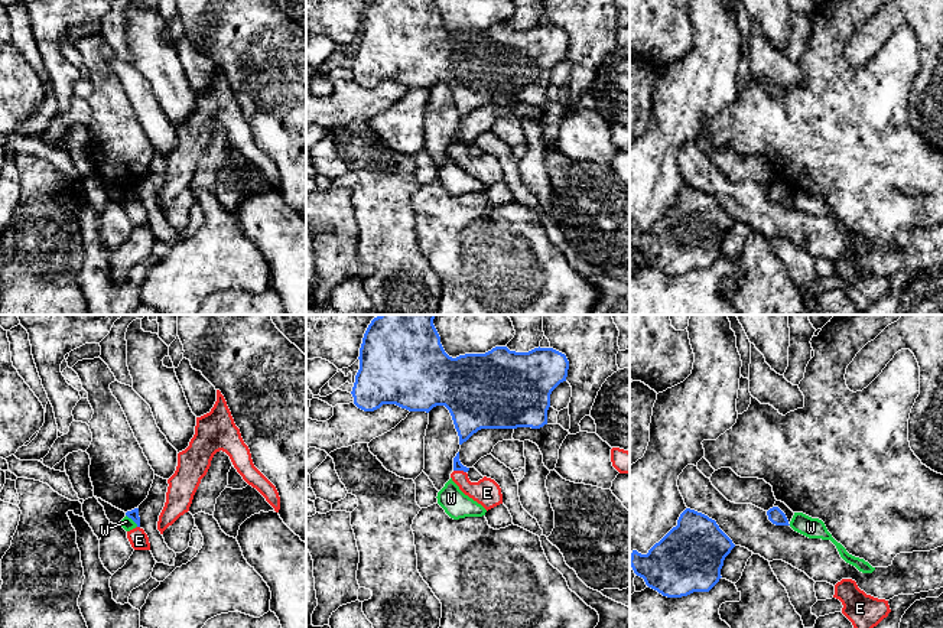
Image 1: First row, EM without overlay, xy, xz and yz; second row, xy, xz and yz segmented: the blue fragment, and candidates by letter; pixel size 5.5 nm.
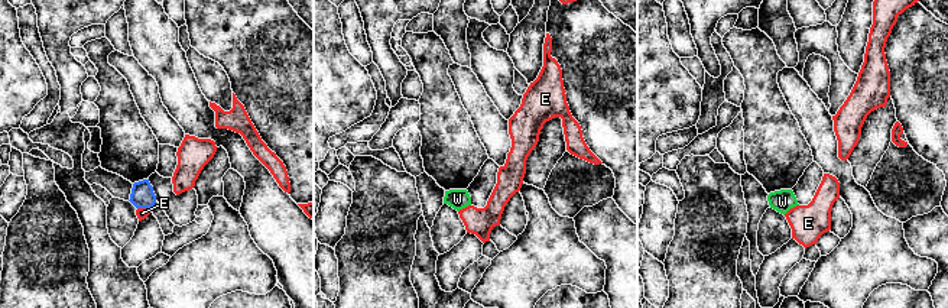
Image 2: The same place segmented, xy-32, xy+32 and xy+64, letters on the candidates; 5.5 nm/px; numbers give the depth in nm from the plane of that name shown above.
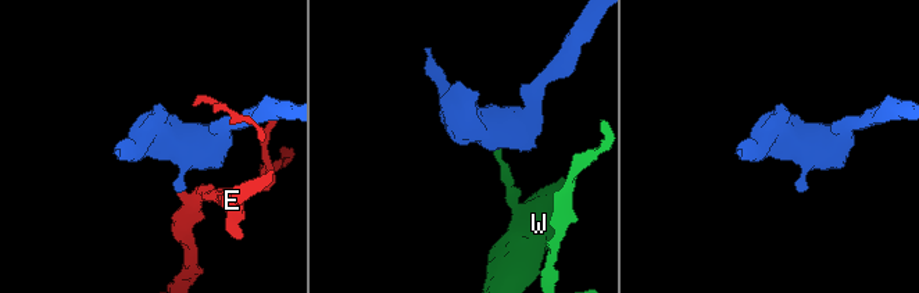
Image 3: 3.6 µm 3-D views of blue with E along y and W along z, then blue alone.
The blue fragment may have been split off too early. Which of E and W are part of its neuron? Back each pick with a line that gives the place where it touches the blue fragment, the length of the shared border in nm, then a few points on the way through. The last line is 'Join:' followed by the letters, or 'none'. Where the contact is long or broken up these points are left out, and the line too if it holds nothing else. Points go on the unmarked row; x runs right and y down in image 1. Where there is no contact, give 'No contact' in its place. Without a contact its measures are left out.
Join: none

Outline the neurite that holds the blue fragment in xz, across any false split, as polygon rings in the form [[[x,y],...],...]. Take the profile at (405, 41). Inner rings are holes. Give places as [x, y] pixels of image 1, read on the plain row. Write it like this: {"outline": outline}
{"outline": [[[370,0],[360,25],[360,46],[352,64],[354,81],[364,88],[374,88],[383,81],[396,81],[409,88],[429,90],[445,82],[453,97],[459,121],[481,105],[540,105],[547,101],[552,68],[566,58],[569,38],[553,25],[534,25],[529,29],[495,23],[485,30],[449,33],[433,0]]]}

